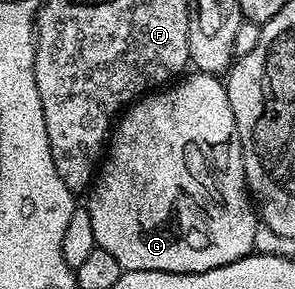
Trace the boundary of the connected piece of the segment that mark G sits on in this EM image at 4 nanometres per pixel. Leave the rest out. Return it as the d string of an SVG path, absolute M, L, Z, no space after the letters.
M194 71L161 89L155 89L137 99L121 112L116 126L108 139L104 158L96 171L96 178L89 188L90 200L84 203L88 217L92 217L92 233L96 236L96 246L112 253L116 261L120 261L123 272L128 271L171 271L172 273L204 273L208 269L220 269L224 265L232 265L232 261L240 261L254 251L256 229L260 225L255 204L246 185L242 146L238 140L236 117L232 113L232 105L228 101L226 84L219 76L205 75L203 71Z

